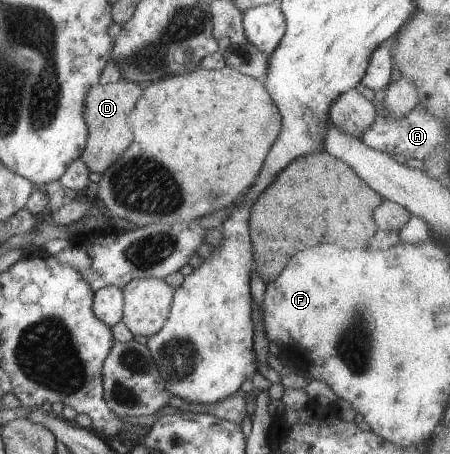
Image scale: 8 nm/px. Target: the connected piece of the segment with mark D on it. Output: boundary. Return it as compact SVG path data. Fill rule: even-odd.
M121 77L117 82L97 83L84 100L83 118L88 128L88 137L80 159L87 165L90 172L103 174L109 166L115 164L115 160L127 150L133 142L133 133L130 129L129 116L139 97L143 94L144 85L129 82Z

